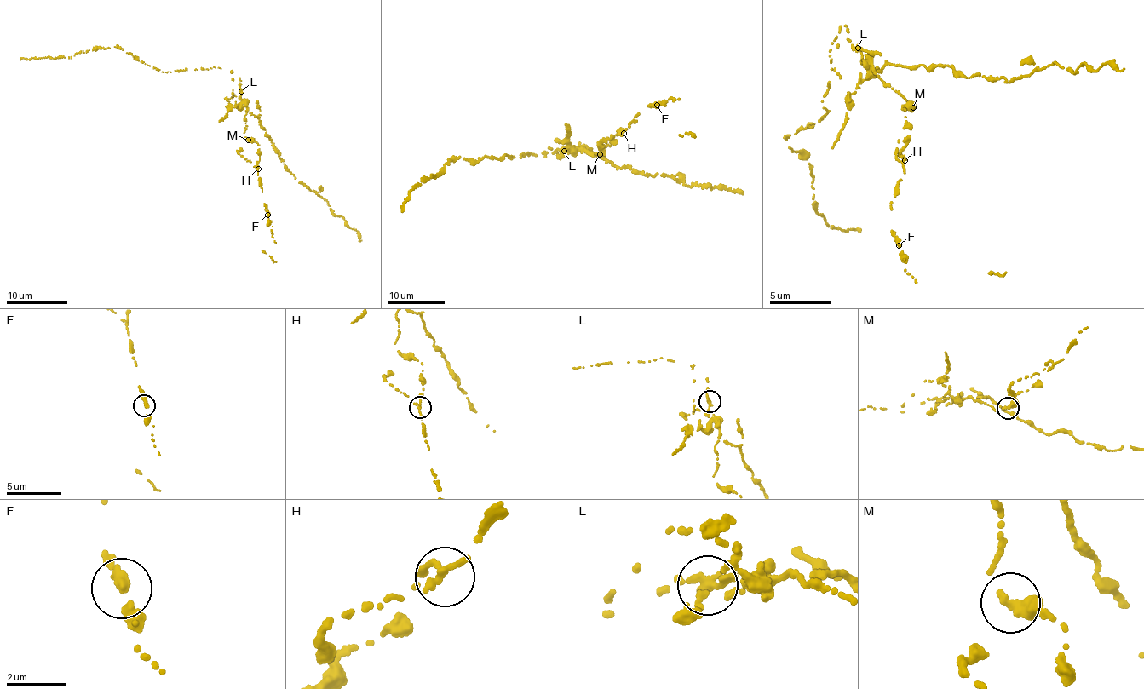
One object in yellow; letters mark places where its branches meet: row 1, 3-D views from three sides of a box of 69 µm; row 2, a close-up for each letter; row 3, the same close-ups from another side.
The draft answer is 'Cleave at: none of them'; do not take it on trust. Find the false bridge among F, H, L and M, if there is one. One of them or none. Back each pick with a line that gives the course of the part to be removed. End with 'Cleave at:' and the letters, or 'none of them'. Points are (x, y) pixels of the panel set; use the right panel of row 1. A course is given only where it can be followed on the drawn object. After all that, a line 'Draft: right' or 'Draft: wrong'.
Cleave at: L
Draft: wrong

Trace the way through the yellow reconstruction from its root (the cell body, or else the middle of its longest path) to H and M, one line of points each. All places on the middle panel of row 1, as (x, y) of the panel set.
H: (560, 149), (578, 148), (593, 156), (597, 155), (614, 141), (620, 130), (623, 133)
M: (560, 149), (578, 148), (593, 156), (600, 154)

